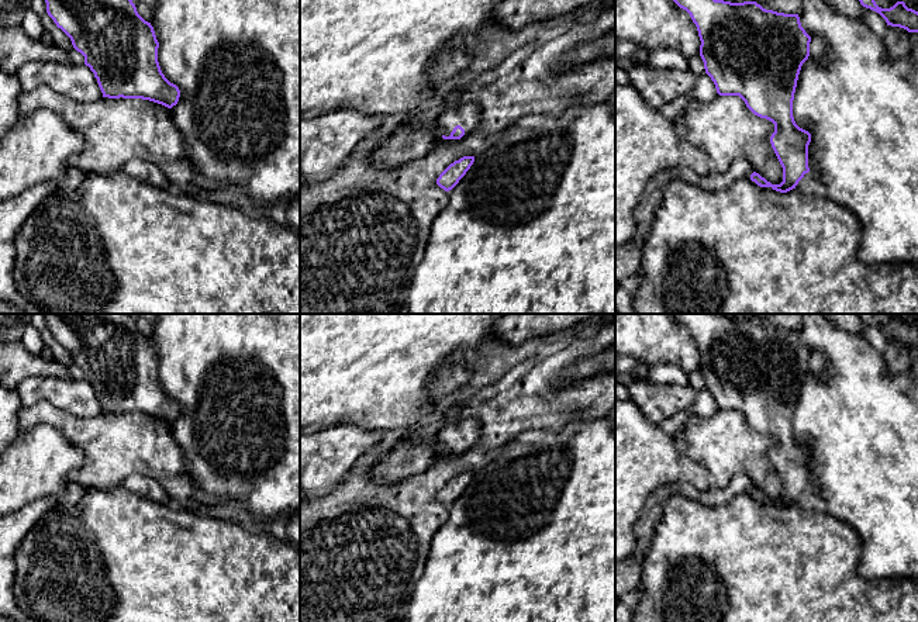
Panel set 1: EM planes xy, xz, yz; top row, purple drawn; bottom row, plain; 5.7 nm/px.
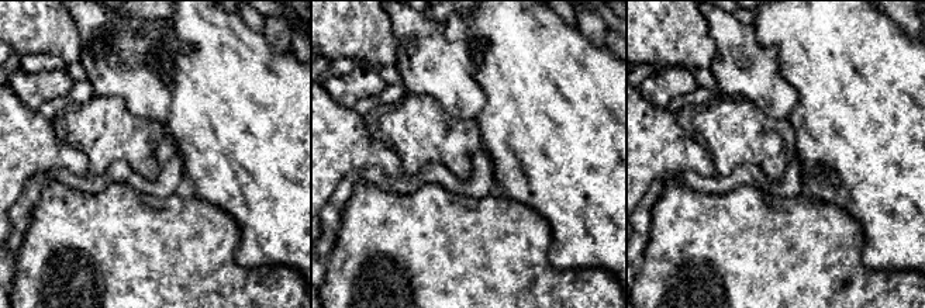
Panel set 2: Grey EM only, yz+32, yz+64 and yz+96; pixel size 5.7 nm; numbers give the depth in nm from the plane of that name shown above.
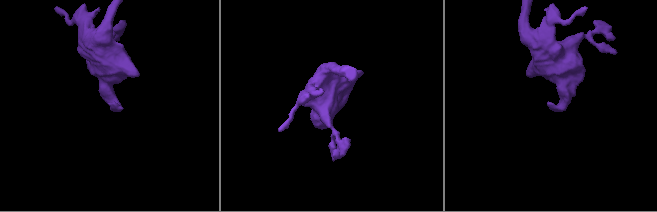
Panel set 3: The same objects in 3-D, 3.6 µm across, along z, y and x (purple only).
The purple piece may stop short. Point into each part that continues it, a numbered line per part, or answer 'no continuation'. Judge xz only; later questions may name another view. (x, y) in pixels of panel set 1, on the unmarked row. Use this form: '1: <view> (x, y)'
1: xz (468, 429)

